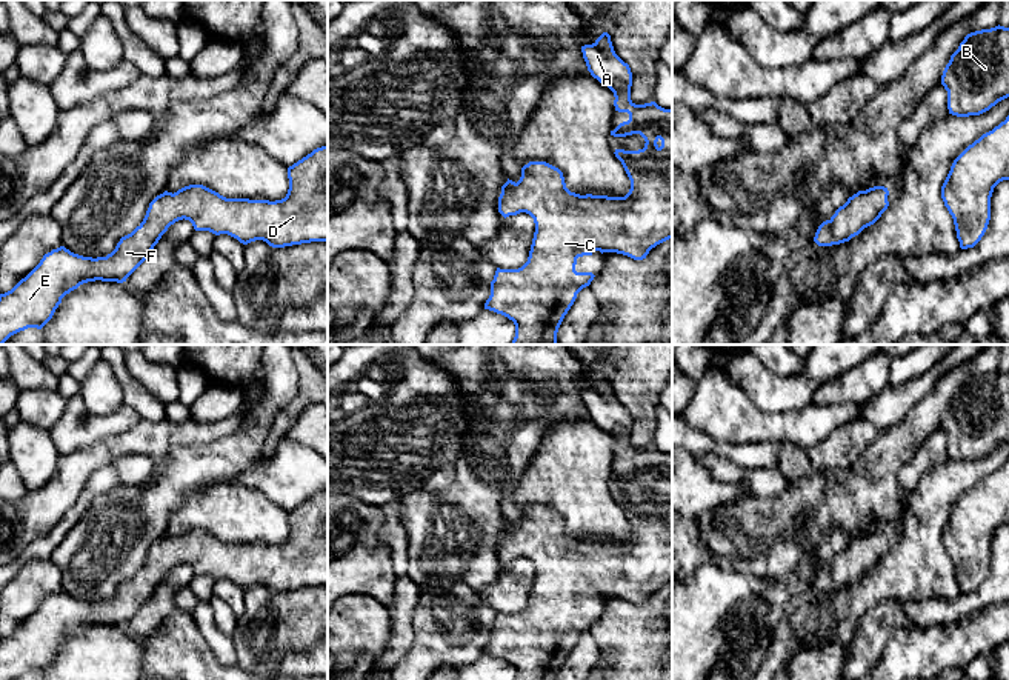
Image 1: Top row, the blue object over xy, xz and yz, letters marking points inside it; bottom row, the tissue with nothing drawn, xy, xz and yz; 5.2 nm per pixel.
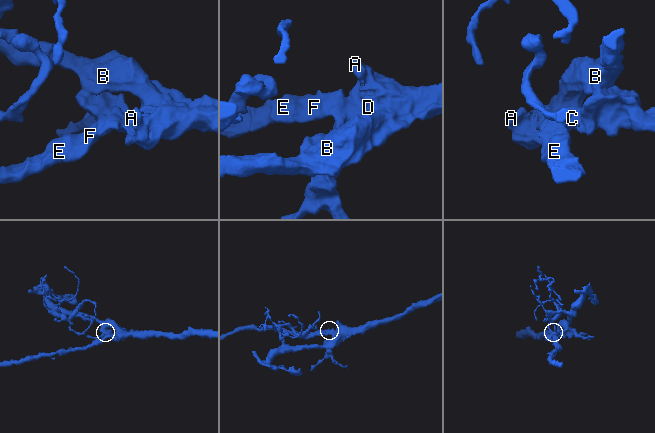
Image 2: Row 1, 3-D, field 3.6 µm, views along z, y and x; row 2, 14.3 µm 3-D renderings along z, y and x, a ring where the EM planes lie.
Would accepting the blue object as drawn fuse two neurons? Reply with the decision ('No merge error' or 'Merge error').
No merge error

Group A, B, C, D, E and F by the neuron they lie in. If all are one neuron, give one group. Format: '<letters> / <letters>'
A B C D E F

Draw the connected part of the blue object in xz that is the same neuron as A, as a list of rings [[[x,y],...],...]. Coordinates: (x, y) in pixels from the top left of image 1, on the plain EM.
[[[608,377],[592,389],[581,391],[581,397],[591,420],[614,437],[615,455],[629,458],[629,465],[620,468],[611,480],[640,478],[646,488],[638,495],[614,497],[631,525],[624,542],[571,537],[563,517],[546,506],[529,506],[521,512],[517,528],[508,523],[501,531],[498,557],[504,563],[526,557],[535,568],[528,606],[518,614],[497,612],[491,640],[485,648],[485,654],[514,666],[515,680],[557,680],[577,638],[595,622],[592,617],[575,615],[578,602],[600,595],[643,605],[652,592],[672,583],[672,454],[664,454],[655,446],[635,449],[631,445],[631,412],[615,398]]]

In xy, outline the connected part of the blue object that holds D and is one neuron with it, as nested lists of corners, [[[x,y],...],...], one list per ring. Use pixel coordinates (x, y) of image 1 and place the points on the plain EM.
[[[328,491],[314,494],[289,511],[288,523],[286,542],[275,546],[226,543],[203,529],[189,529],[174,538],[165,535],[149,548],[143,566],[131,578],[122,582],[106,602],[83,602],[65,591],[52,594],[11,635],[0,638],[0,680],[14,680],[28,672],[42,674],[52,663],[62,643],[83,628],[126,626],[149,602],[168,572],[183,563],[189,565],[195,575],[209,575],[215,580],[228,578],[243,589],[263,585],[272,592],[285,592],[328,586]]]

